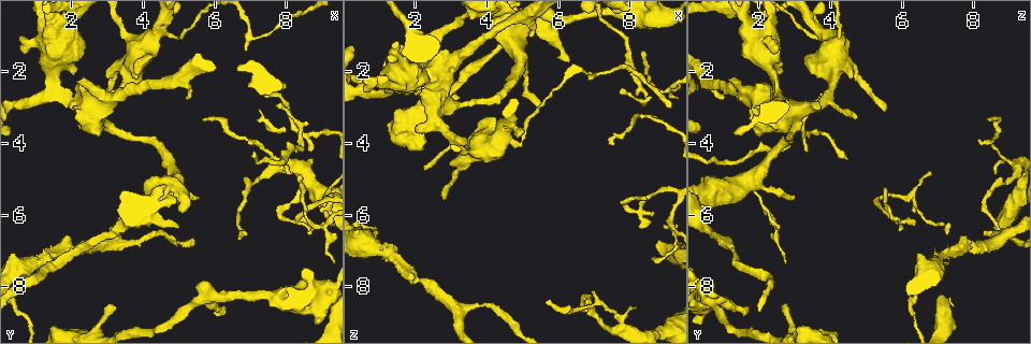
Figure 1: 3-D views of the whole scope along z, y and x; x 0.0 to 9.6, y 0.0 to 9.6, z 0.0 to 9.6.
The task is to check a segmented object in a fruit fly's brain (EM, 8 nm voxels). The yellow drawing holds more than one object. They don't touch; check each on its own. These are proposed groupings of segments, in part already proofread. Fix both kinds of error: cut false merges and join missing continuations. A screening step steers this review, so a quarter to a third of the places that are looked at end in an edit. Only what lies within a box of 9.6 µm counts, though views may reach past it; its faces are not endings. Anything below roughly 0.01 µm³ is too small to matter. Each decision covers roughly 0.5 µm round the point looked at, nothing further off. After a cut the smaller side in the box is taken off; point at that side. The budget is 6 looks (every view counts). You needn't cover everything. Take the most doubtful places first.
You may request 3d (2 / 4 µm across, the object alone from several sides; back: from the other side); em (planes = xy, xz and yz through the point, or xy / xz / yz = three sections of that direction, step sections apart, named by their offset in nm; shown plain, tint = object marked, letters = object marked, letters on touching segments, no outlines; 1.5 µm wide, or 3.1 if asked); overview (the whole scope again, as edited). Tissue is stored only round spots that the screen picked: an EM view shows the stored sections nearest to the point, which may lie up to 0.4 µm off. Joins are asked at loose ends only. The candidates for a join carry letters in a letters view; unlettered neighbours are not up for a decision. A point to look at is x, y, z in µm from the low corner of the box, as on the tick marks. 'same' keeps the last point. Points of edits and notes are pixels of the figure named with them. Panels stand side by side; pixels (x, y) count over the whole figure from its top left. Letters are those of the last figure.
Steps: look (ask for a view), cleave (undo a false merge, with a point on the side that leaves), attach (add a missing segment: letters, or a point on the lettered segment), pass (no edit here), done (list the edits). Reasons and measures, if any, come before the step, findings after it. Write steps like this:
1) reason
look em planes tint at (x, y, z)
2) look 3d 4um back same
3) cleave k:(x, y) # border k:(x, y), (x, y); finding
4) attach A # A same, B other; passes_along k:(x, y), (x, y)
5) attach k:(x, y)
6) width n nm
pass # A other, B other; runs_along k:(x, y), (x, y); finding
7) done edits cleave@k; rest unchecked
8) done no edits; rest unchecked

an open end
look em planes letters at (8.15, 4.85, 8.65)

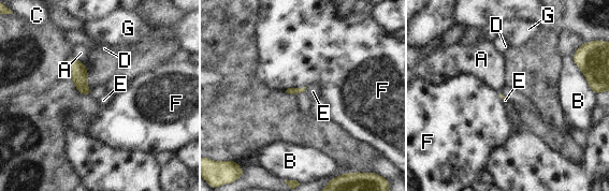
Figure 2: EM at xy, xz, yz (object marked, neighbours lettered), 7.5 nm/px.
longest_contact A 180 nm
pass # A other, B other, C other, D other, E other, F other, G other; border 2:(306, 87), (304, 90); none of them fits

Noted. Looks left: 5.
abrupt turn
look em planes letters at (4.75, 0.95, 4.05)

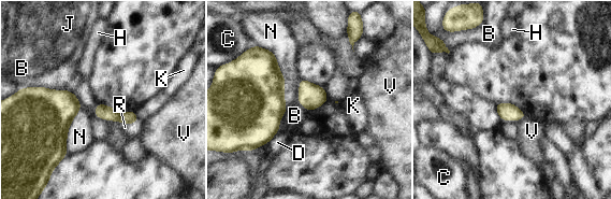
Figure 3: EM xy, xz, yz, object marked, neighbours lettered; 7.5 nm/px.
width 110 nm; longest_contact N 500 nm
cleave 3:(130, 117) # B other, C other, D other, H other, J other, K other, N other, R other, V other; a second neuron is stuck on

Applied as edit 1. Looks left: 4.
an open end
look 3d 4um back at (5.50, 5.50, 3.05)

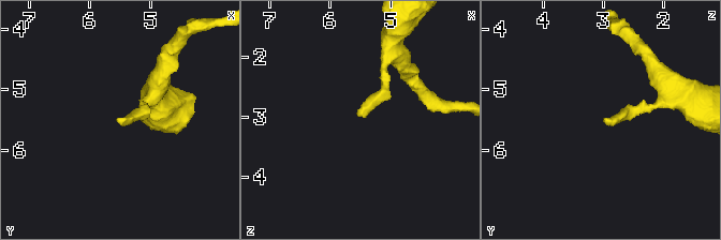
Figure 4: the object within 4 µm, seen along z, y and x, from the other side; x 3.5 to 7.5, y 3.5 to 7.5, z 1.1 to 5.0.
look em xz step 8 letters at (5.55, 5.50, 3.05)

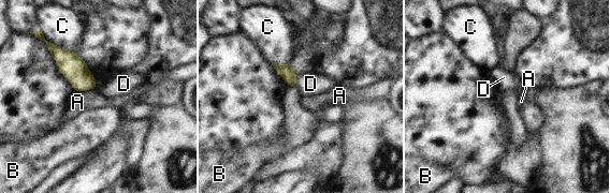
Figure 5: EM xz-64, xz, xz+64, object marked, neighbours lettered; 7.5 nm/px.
longest_contact C 260 nm
pass # A other, B other, C other, D other; border 5:(93, 89), (75, 91); none of them fits

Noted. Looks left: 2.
done edits cleave@3; rest unchecked

